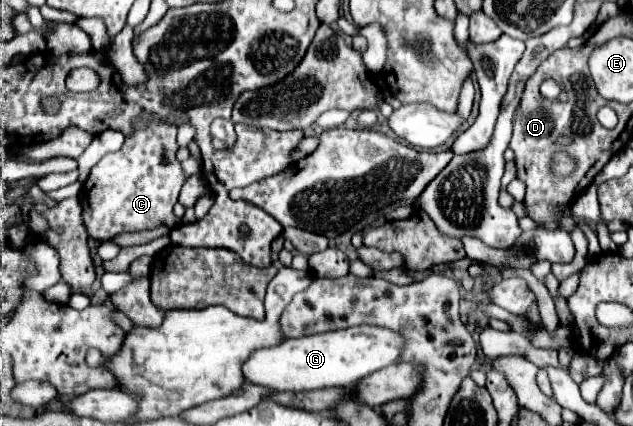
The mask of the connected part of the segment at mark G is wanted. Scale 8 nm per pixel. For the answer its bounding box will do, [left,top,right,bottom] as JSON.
[243,326,403,392]

